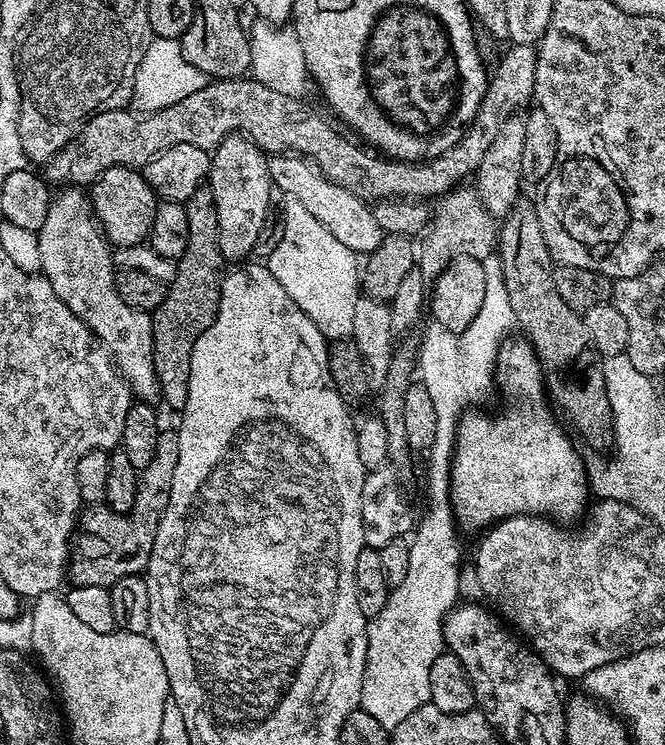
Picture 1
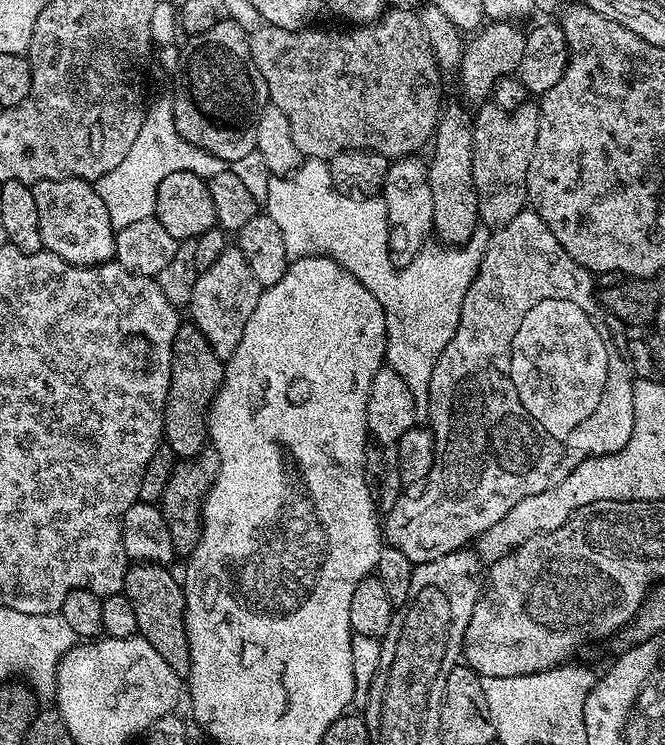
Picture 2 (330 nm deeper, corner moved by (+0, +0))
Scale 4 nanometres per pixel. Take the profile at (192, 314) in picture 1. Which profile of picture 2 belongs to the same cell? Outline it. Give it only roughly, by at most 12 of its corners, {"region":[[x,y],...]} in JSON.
{"region":[[195,324],[172,347],[162,437],[178,458],[209,443],[224,380]]}

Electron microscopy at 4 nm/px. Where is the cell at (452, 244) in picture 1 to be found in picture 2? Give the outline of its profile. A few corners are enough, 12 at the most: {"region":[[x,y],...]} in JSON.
{"region":[[493,102],[472,122],[479,219],[525,211],[540,106]]}

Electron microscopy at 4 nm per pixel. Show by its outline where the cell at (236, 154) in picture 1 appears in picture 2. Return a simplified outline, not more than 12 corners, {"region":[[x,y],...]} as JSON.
{"region":[[239,246],[194,282],[191,323],[227,361],[260,283]]}

